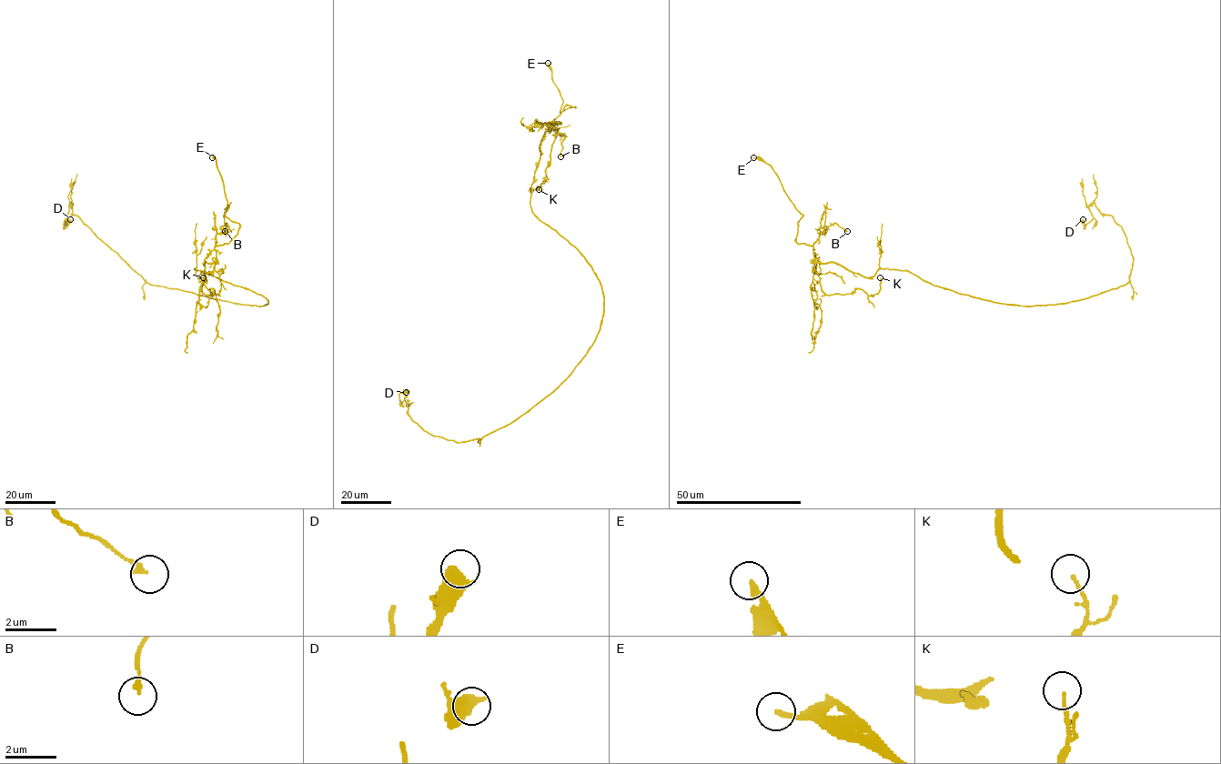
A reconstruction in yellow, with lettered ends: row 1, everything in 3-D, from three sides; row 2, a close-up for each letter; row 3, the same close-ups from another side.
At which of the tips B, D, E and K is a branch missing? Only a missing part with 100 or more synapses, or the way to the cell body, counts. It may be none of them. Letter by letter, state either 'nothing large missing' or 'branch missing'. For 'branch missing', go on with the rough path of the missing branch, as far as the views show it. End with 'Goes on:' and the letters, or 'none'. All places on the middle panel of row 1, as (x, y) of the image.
B: nothing large missing
D: nothing large missing
E: branch missing; course (548, 63), (542, 51), (544, 51)
K: nothing large missing
Goes on: E

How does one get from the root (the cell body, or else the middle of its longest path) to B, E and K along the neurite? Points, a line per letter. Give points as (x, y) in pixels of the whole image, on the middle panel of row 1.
B: (603, 293), (585, 257), (532, 211), (531, 185), (541, 137), (550, 123), (564, 137), (560, 156)
E: (603, 293), (585, 257), (530, 205), (541, 137), (564, 106), (575, 107), (560, 112), (563, 100), (548, 63)
K: (603, 293), (585, 257), (532, 211), (531, 185), (541, 137), (552, 125), (557, 131), (547, 178), (539, 189)

